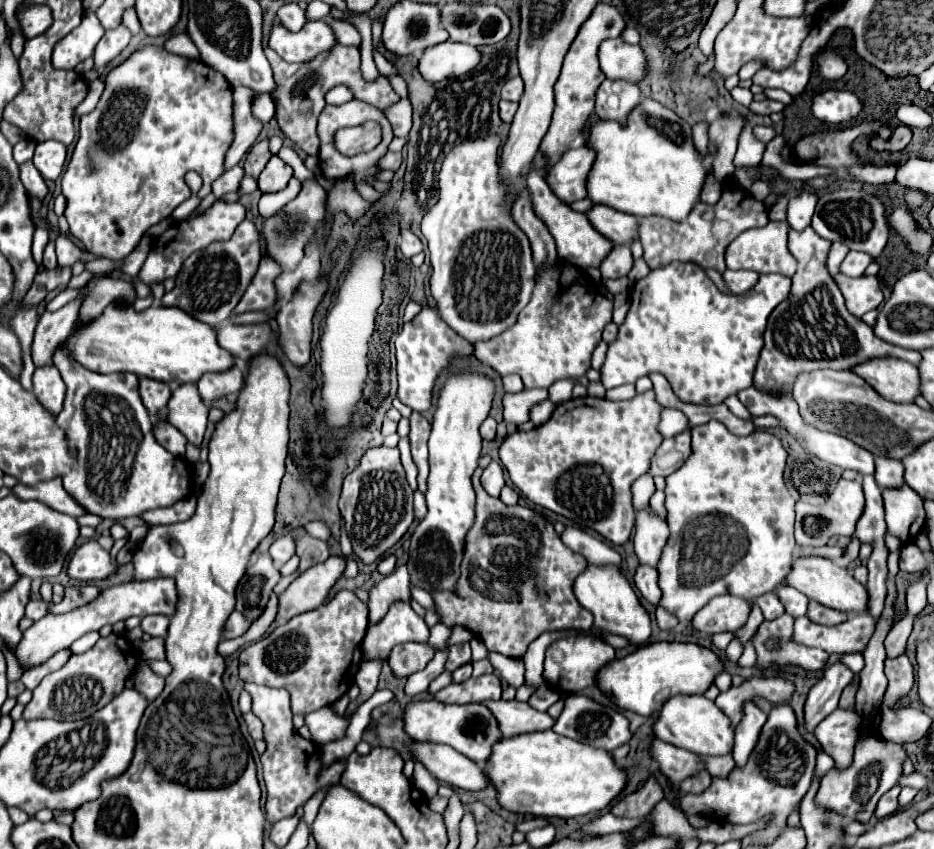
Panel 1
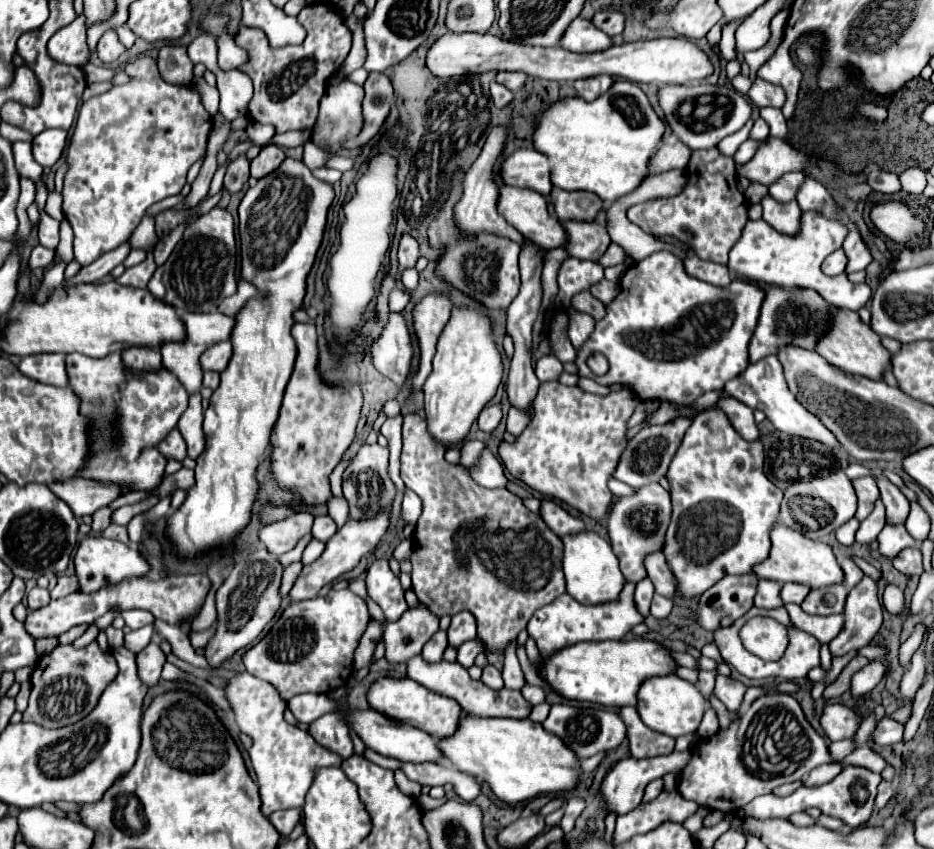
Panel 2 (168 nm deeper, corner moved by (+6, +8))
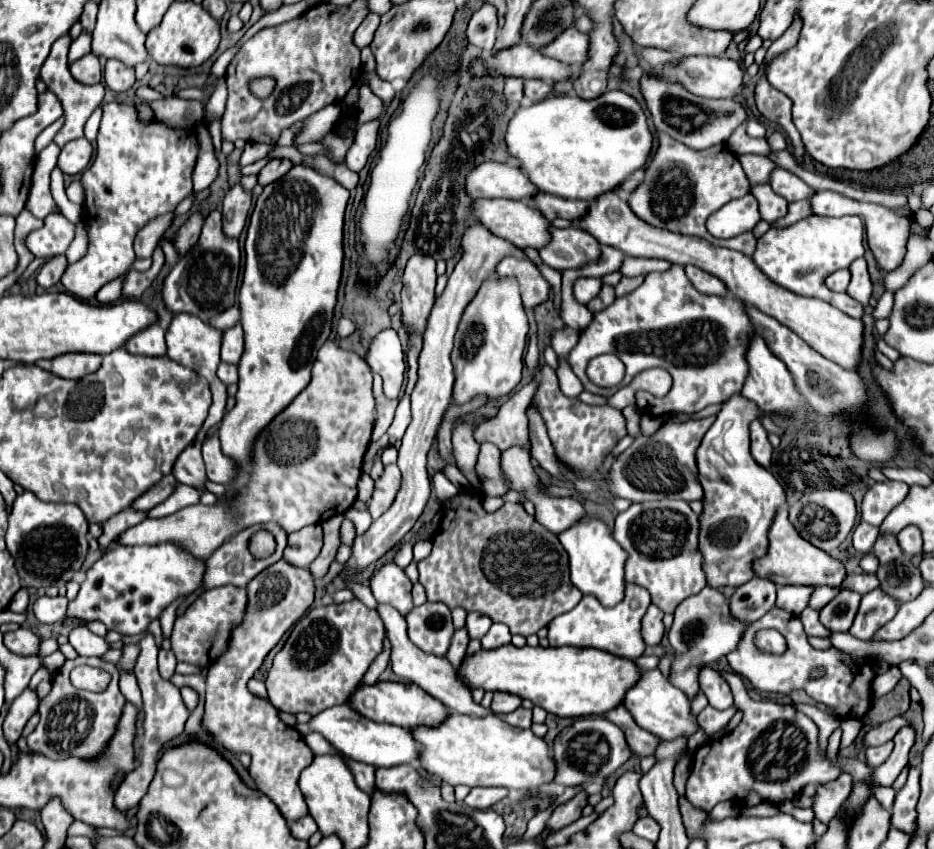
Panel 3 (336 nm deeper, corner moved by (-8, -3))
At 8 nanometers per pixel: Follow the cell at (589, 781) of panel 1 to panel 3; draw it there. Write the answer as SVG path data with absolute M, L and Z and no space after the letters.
M450 714L438 728L420 726L414 728L412 734L422 746L422 768L452 786L502 786L534 792L540 786L554 782L556 776L556 760L552 758L544 738L536 736L532 730L510 726L496 716L472 718Z

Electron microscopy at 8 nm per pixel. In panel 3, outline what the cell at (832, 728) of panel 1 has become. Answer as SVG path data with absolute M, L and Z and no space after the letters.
M896 716L896 718L888 720L888 722L882 722L880 726L870 728L870 730L864 734L864 740L862 740L862 742L864 742L866 748L868 748L868 746L880 746L880 744L892 740L892 738L896 736L896 732L898 732L902 726L906 726L906 724L908 724L908 722L906 722L904 718Z

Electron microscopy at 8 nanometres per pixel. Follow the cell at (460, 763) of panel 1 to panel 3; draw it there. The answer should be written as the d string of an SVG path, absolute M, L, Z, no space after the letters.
M348 702L340 704L340 706L332 706L326 708L324 712L316 714L308 724L298 724L296 730L300 734L310 734L310 732L320 732L324 738L328 738L328 742L332 742L332 746L352 758L352 760L360 760L372 766L400 766L400 764L410 764L416 762L420 758L420 744L414 740L410 730L404 730L400 726L394 724L382 724L382 722L374 722L366 716L362 716L360 712L356 712Z

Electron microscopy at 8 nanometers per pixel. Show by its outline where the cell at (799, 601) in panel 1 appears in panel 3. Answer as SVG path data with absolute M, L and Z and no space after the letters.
M818 586L818 588L814 588L814 592L812 592L812 596L810 596L810 602L808 602L808 606L810 608L814 608L814 610L822 610L834 596L838 594L838 590L836 588L828 588L828 586Z

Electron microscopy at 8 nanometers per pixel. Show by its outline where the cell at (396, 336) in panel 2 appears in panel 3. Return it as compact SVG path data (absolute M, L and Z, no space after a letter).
M388 328L382 330L370 346L370 352L366 356L366 362L370 364L374 374L380 374L384 380L384 394L388 398L398 398L406 362L404 362L404 348L398 338L398 332Z

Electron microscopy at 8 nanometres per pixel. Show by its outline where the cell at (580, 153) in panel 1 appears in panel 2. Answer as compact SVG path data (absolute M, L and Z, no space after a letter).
M518 149L512 155L506 155L502 159L498 175L504 185L534 189L542 195L548 195L552 189L550 161L546 155L534 149Z

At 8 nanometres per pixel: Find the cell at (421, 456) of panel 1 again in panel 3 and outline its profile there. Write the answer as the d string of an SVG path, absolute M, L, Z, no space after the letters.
M466 486L454 498L440 502L442 520L436 536L432 536L432 552L418 562L420 584L424 586L430 602L442 602L450 610L476 610L490 616L494 622L506 624L512 634L528 638L544 628L552 618L572 610L580 602L582 592L570 582L568 552L562 548L556 534L548 532L542 524L528 516L522 504L506 502L496 512L486 512L482 502L484 496L474 486Z

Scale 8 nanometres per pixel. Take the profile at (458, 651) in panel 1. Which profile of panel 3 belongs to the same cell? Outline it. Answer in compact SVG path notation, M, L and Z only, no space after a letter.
M470 612L466 620L466 630L472 640L480 640L492 626L492 620L488 616L480 616L478 612Z

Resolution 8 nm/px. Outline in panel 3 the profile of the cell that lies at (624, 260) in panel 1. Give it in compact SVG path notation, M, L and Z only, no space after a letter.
M552 228L552 244L542 248L540 258L556 270L584 268L600 258L600 242L582 228Z

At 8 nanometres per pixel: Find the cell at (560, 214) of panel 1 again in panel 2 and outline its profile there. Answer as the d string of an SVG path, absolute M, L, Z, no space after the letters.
M502 185L498 189L498 213L522 233L544 249L564 245L564 229L556 217L548 213L546 197L532 189L514 189Z

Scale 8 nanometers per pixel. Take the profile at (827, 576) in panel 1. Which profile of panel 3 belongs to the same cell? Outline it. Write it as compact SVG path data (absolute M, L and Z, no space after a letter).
M780 510L776 514L776 520L770 528L770 546L768 546L768 556L756 560L754 564L754 574L758 578L768 578L778 586L786 584L802 584L802 586L832 586L840 588L842 580L846 576L844 566L840 560L832 558L828 552L814 548L804 540L796 528L788 522L788 510Z

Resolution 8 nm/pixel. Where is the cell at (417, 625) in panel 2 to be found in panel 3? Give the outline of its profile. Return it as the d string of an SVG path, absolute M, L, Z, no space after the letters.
M426 602L414 608L406 616L406 622L408 622L408 636L420 650L436 656L446 654L450 638L454 634L452 616L446 604Z

